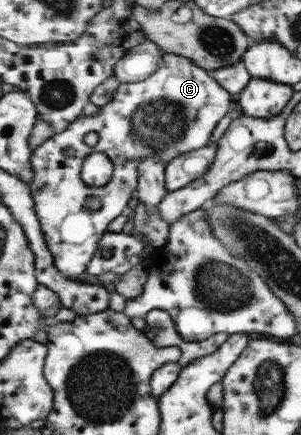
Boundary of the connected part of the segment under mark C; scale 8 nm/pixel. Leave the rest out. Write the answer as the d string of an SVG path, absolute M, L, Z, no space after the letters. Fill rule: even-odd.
M164 53L159 61L159 68L147 79L141 82L121 83L114 99L108 105L101 107L98 115L79 117L66 131L57 133L41 147L33 151L31 162L35 177L31 181L31 192L36 203L36 213L41 223L42 232L48 242L48 248L54 255L55 265L58 271L74 281L82 273L87 272L92 259L99 249L99 242L108 233L112 220L120 217L128 210L130 197L136 197L139 188L139 161L147 155L160 155L165 164L179 155L193 152L211 143L211 137L216 126L222 122L230 107L232 107L233 95L224 89L223 85L213 76L213 72L195 64L187 57L178 57L174 54ZM96 133L97 144L90 147L86 145L86 135ZM91 153L105 153L112 159L115 165L113 178L108 185L92 189L83 180L83 163ZM96 197L101 207L97 210L86 208L86 199Z

